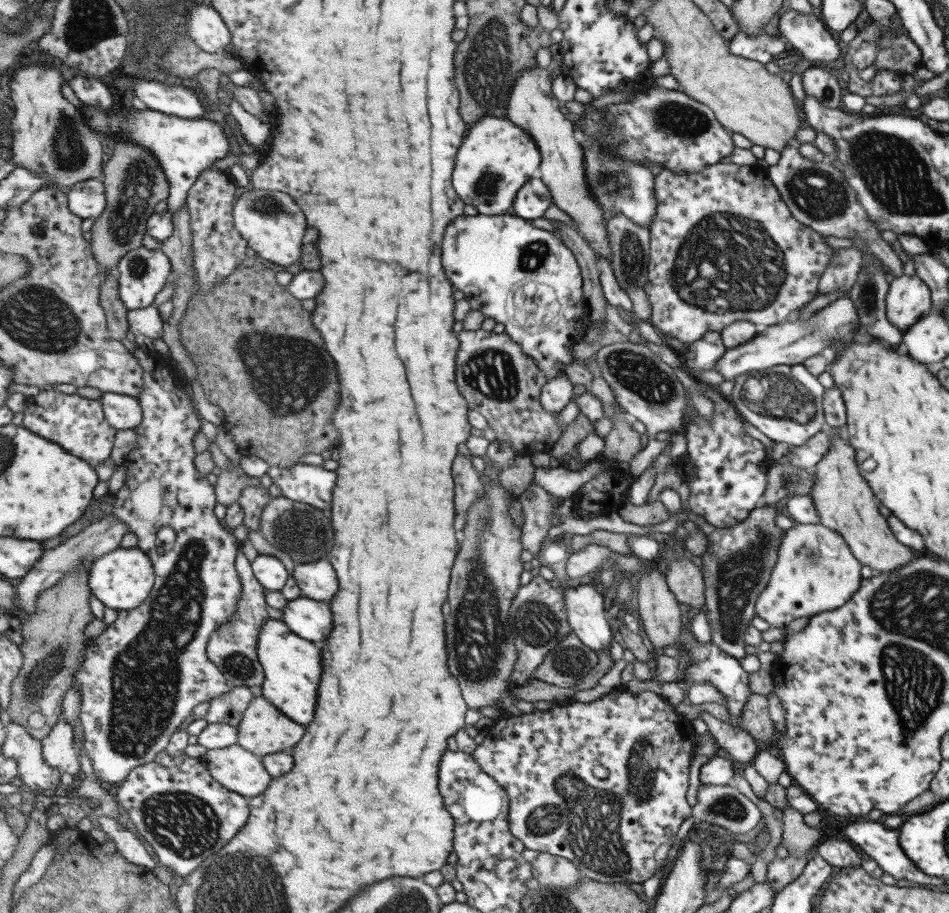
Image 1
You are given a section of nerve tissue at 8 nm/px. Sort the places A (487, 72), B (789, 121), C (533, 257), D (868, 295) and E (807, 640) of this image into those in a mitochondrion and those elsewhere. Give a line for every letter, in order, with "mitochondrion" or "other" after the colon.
A: mitochondrion
B: other
C: mitochondrion
D: mitochondrion
E: other

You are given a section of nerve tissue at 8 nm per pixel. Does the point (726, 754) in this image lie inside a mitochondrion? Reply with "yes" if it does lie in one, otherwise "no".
no

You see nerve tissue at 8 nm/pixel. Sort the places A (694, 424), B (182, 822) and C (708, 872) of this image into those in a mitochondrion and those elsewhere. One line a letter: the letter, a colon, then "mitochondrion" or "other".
A: other
B: mitochondrion
C: other

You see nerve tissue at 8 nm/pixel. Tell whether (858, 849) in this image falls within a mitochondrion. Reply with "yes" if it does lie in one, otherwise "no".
no

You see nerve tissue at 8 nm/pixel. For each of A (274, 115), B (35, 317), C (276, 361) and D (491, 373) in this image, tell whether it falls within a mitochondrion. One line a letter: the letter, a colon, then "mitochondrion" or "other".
A: other
B: mitochondrion
C: mitochondrion
D: mitochondrion

